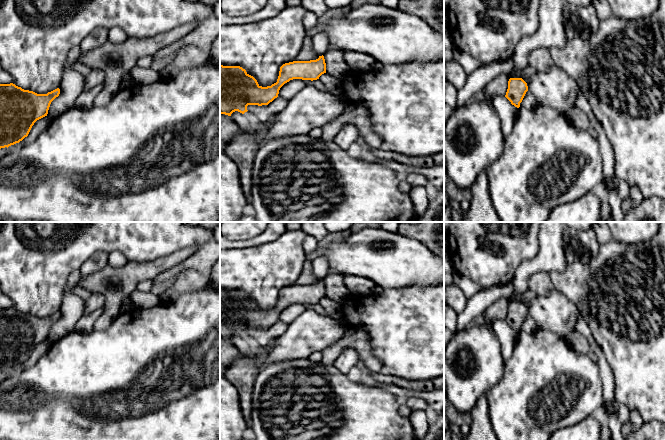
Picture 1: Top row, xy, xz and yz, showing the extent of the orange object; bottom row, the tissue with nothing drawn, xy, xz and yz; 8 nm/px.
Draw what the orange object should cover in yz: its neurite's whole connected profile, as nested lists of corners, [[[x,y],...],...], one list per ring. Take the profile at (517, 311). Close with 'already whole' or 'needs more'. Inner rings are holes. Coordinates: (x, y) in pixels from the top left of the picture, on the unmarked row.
[[[510,302],[505,321],[512,329],[519,332],[527,315],[527,307],[522,302]]]; already whole

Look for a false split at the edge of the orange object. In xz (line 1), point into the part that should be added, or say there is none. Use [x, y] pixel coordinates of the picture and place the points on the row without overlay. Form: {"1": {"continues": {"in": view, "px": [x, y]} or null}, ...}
{"1": {"continues": null}}

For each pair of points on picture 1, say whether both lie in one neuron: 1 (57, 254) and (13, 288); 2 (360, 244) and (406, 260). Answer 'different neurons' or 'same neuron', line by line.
1: same neuron
2: same neuron

